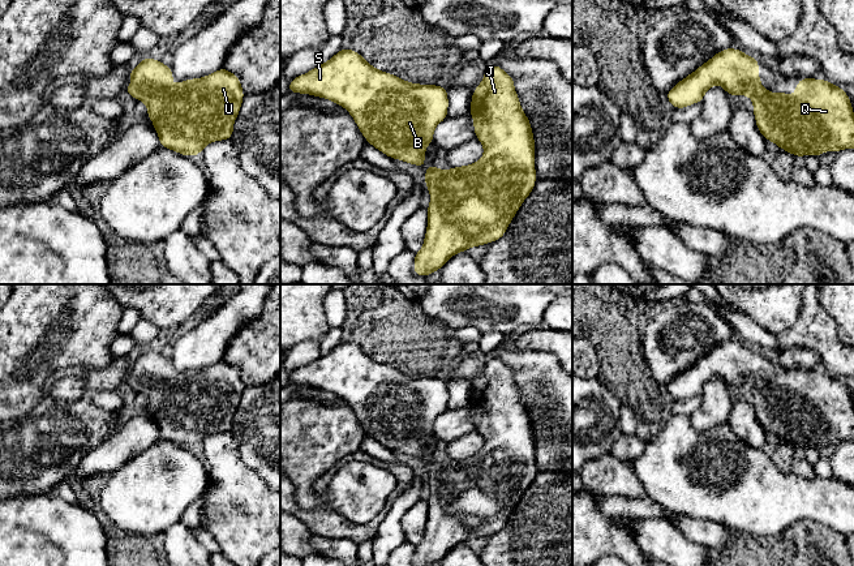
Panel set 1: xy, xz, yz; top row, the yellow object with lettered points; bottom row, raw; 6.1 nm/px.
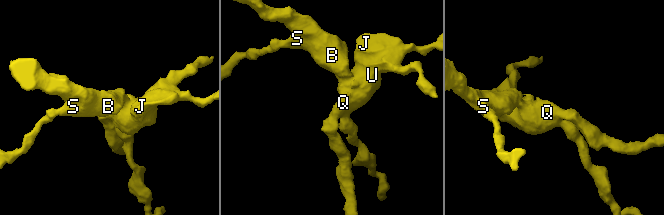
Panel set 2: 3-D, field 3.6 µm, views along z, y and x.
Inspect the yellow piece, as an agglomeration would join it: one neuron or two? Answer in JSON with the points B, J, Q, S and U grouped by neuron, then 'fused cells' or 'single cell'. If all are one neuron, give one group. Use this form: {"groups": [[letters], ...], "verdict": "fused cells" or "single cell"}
{"groups": [["B", "J", "Q", "S", "U"]], "verdict": "single cell"}

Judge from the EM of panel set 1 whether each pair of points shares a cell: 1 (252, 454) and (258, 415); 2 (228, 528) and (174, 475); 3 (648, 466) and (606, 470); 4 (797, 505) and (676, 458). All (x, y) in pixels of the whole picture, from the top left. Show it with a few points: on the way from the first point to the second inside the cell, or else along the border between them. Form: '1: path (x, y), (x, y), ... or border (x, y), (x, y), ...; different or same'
1: path (258, 445), (258, 424); same
2: border (205, 464), (207, 489), (202, 494); different
3: border (627, 464), (647, 493); different
4: path (767, 500), (759, 500), (729, 481), (706, 475); same

